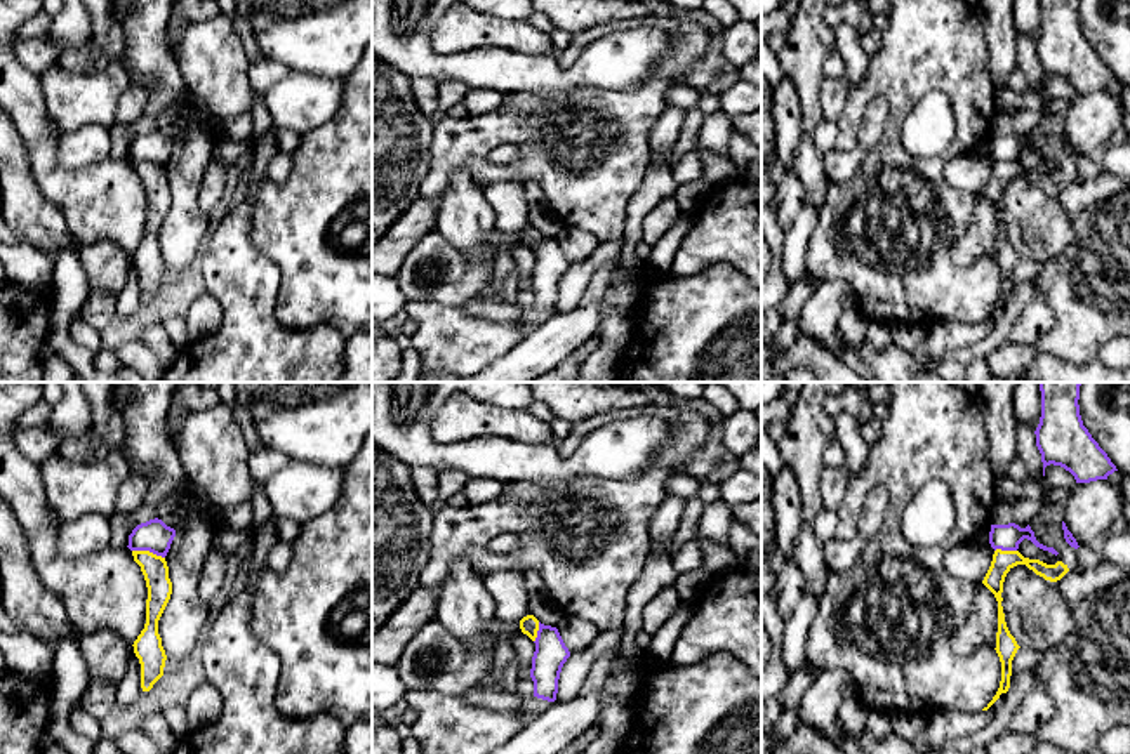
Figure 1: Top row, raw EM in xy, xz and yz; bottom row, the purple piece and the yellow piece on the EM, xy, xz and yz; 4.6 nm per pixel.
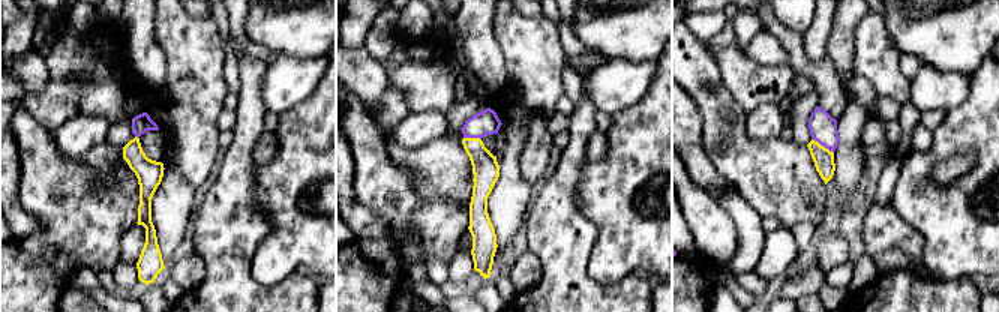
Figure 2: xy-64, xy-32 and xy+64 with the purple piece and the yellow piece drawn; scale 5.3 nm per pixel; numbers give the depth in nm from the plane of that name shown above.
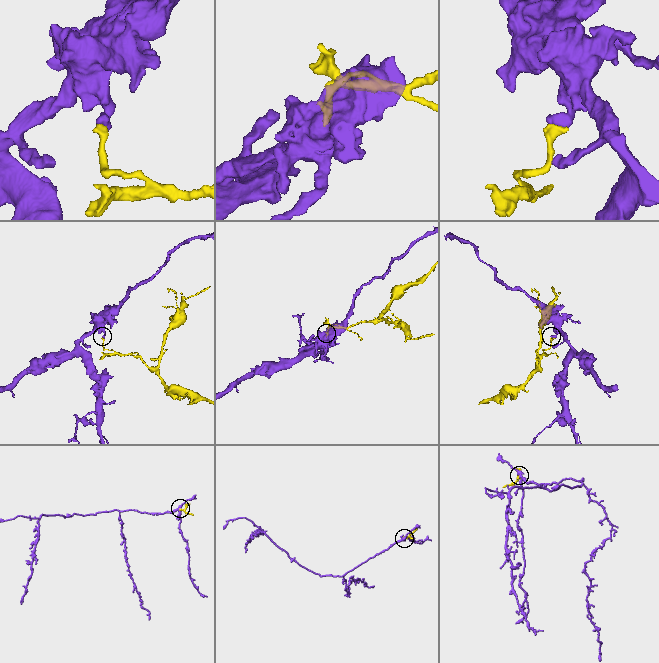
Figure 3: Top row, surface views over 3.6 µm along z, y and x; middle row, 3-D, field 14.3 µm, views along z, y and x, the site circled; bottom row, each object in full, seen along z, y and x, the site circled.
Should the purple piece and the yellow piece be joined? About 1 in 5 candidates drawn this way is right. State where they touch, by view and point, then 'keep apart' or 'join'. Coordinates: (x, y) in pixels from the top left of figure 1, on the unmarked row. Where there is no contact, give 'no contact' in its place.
xy (148, 160) | keep apart

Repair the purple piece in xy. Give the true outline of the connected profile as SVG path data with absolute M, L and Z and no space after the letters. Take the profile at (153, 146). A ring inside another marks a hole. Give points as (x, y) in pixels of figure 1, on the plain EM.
M155 129L137 136L129 146L130 162L150 162L165 169L170 155L176 148L176 141L167 137L162 130Z

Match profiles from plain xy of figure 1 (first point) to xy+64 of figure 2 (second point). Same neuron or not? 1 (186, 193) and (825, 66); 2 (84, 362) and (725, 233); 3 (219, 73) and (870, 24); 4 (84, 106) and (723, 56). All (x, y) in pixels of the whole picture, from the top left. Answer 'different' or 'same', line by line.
1: different
2: different
3: same
4: same

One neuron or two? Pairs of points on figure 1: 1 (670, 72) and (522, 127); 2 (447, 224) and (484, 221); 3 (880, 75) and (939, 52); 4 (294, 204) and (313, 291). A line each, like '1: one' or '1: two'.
1: one
2: one
3: one
4: one

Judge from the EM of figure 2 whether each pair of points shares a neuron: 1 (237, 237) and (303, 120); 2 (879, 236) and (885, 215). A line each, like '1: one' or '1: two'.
1: two
2: one

